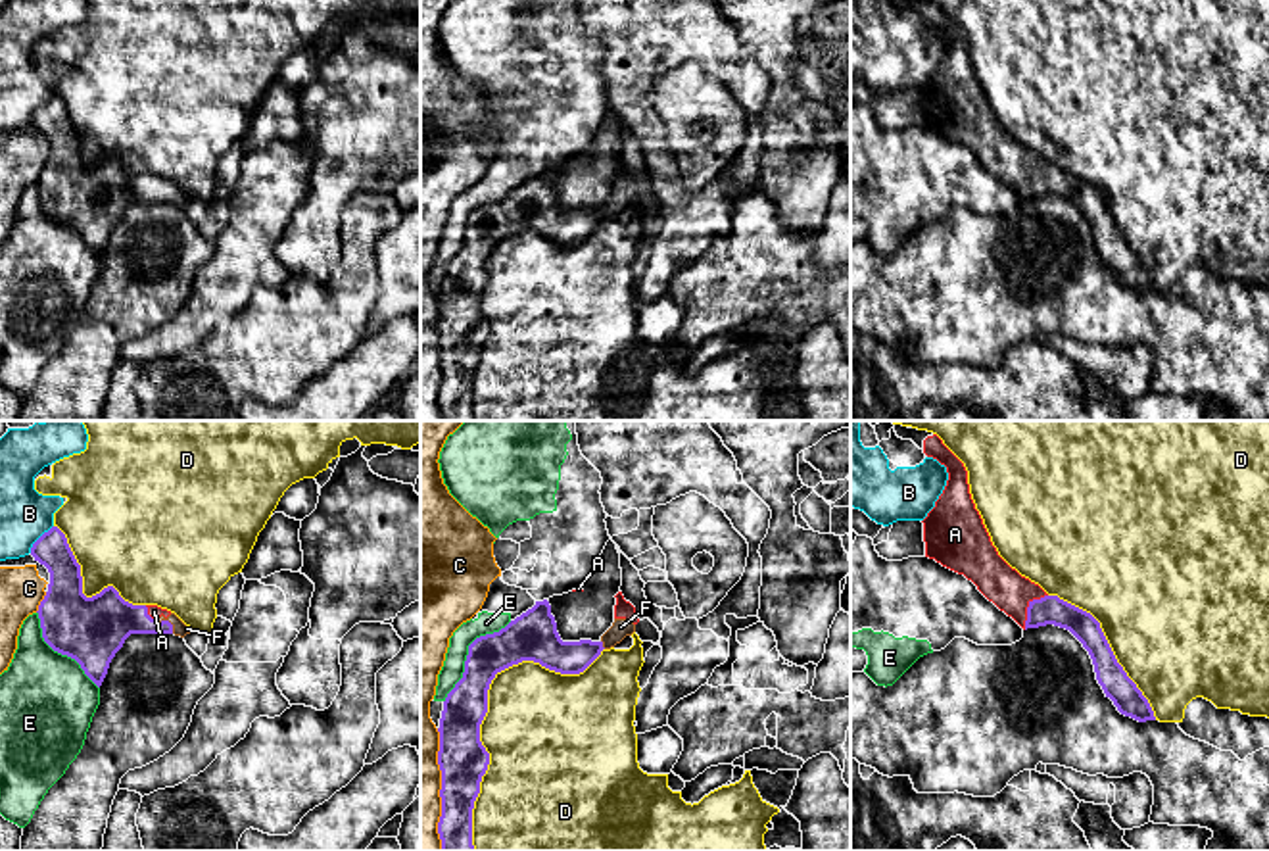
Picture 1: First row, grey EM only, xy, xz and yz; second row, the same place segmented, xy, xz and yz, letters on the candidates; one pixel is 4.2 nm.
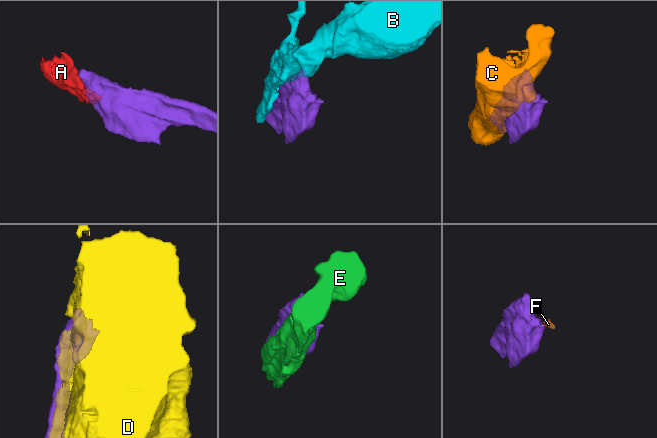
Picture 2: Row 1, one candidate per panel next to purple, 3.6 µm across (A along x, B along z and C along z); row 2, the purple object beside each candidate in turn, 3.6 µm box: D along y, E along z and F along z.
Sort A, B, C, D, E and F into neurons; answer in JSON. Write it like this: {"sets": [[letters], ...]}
{"sets": [["A", "F"], ["B"], ["C"], ["D"], ["E"]]}

